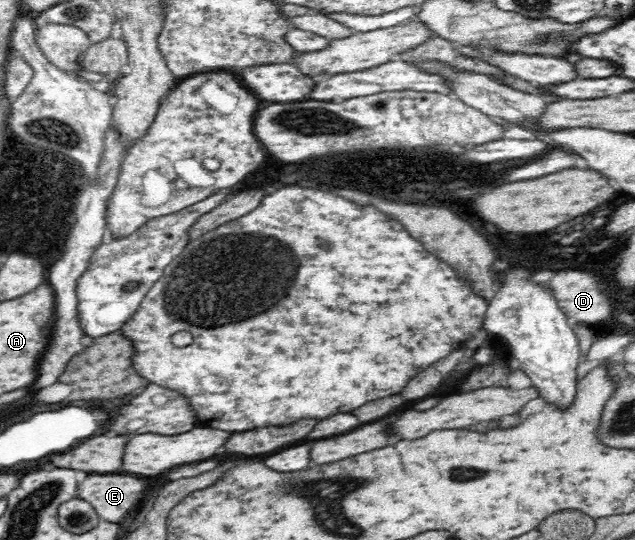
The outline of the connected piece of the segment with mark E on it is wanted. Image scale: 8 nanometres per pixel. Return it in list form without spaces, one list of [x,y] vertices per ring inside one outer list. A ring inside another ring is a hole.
[[[89,474],[77,490],[77,497],[86,500],[103,521],[120,523],[131,510],[139,509],[147,484],[135,476],[121,474]]]

